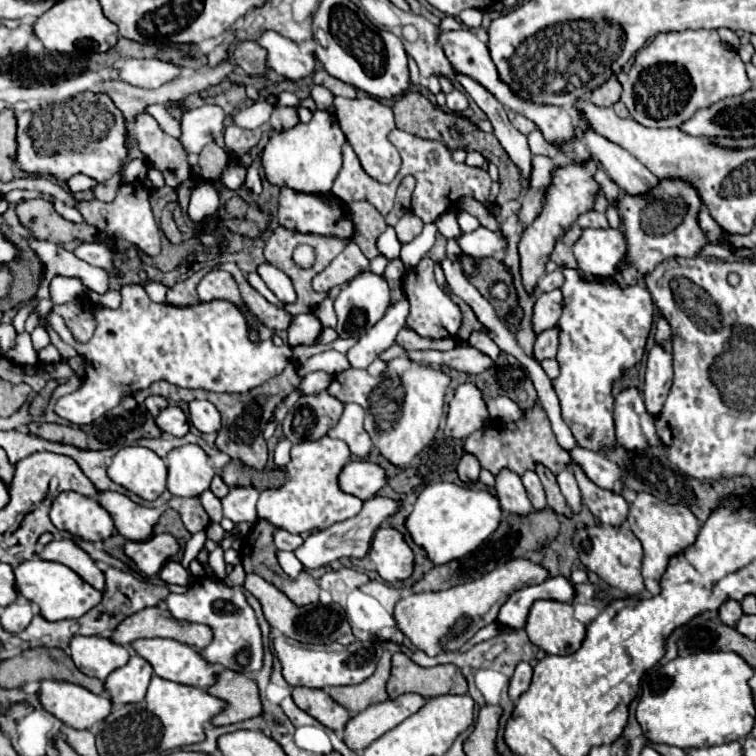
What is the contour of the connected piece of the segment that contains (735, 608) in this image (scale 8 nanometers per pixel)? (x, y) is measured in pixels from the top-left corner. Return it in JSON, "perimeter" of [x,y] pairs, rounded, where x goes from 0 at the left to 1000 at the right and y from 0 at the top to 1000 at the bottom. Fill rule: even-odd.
{"perimeter":[[[962,795],[962,798],[956,798],[956,800],[951,803],[951,816],[954,816],[954,821],[962,824],[964,829],[972,829],[980,813],[983,813],[983,808],[980,808],[980,798],[978,798],[978,795]]]}

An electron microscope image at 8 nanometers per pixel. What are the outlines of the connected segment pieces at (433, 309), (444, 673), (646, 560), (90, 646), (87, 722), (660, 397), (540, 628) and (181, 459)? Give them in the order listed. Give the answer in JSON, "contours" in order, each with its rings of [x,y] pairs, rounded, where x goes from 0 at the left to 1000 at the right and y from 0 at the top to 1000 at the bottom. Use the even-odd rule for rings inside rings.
{"contours":[[[[560,340],[554,351],[544,358],[538,358],[533,369],[533,385],[538,398],[544,401],[544,414],[538,419],[538,430],[549,435],[560,446],[599,446],[604,435],[610,433],[610,409],[602,403],[594,390],[578,377],[575,364],[573,364],[575,345],[570,340]]],[[[536,864],[520,866],[517,898],[512,903],[512,917],[517,925],[533,917],[552,917],[562,925],[602,917],[618,917],[618,898],[604,880],[575,880],[557,882],[546,877]]],[[[843,652],[832,668],[829,681],[832,700],[843,708],[851,721],[851,766],[853,776],[861,787],[872,784],[872,766],[882,753],[882,742],[888,734],[896,734],[903,724],[914,721],[925,705],[925,689],[909,668],[901,665],[880,665],[861,652]]],[[[99,840],[94,845],[94,869],[104,888],[136,901],[147,888],[163,882],[171,874],[171,864],[163,853],[126,840]]],[[[54,901],[52,922],[65,943],[99,964],[120,964],[128,954],[136,954],[149,935],[142,919],[126,919],[91,901]]],[[[866,454],[864,462],[857,466],[853,515],[851,515],[853,538],[864,552],[874,544],[882,528],[888,496],[890,496],[890,467],[885,464],[885,456]]],[[[708,795],[694,835],[710,856],[731,866],[755,866],[774,848],[774,824],[763,821],[755,798]]],[[[242,589],[229,594],[221,604],[221,647],[234,657],[263,657],[276,647],[284,628],[276,602],[263,589]]]]}

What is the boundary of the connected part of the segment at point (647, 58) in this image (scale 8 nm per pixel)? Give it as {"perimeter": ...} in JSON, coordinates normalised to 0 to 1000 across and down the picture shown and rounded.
{"perimeter":[[[901,41],[901,44],[882,44],[869,46],[858,60],[853,60],[832,94],[832,107],[824,112],[821,134],[829,139],[835,155],[848,163],[851,168],[901,168],[909,157],[914,157],[925,144],[940,142],[951,131],[959,128],[975,128],[991,120],[996,110],[991,107],[985,97],[985,83],[980,81],[978,70],[967,62],[959,62],[948,46],[948,41]]]}

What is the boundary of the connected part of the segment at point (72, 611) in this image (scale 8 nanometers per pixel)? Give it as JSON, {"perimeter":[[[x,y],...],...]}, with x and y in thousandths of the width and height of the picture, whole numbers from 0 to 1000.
{"perimeter":[[[38,739],[20,750],[20,766],[22,766],[22,782],[36,790],[38,795],[46,795],[54,803],[54,813],[62,821],[81,821],[81,819],[104,819],[112,813],[120,803],[131,800],[136,792],[136,784],[120,776],[115,769],[110,769],[99,755],[94,755],[83,745],[60,742],[60,739]]]}

